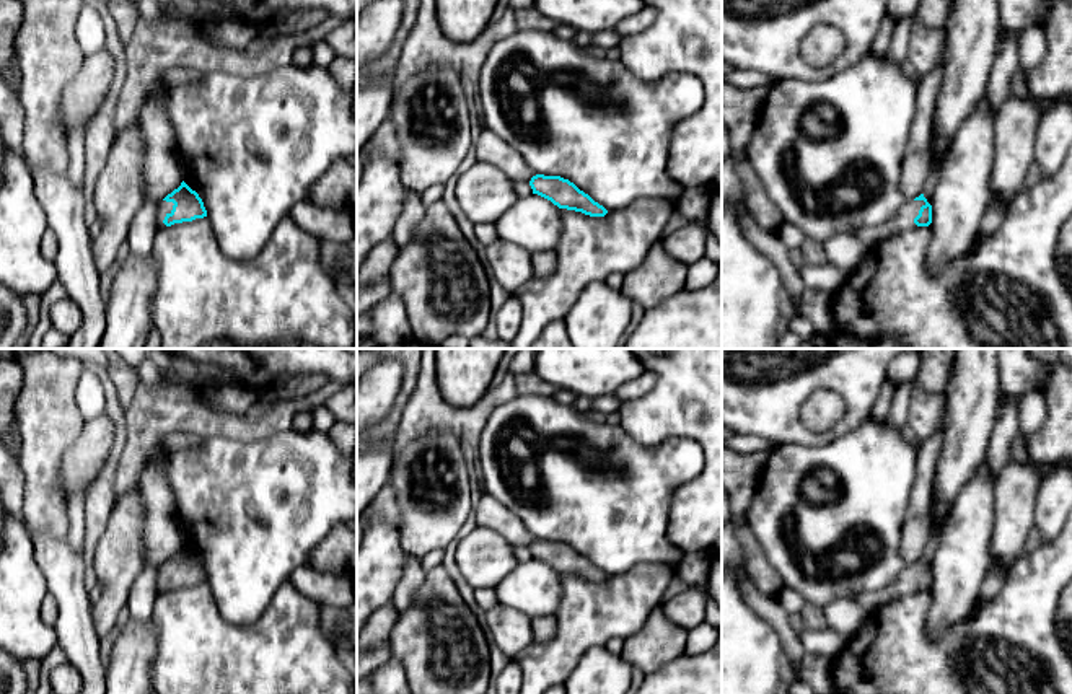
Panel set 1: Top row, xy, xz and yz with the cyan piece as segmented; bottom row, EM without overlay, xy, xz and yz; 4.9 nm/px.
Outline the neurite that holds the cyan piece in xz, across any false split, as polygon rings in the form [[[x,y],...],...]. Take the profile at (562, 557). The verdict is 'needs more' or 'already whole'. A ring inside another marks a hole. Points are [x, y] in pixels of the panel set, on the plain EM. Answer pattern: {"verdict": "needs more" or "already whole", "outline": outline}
{"verdict": "already whole", "outline": [[[536,539],[531,542],[529,551],[533,559],[551,565],[559,573],[582,577],[590,582],[604,582],[608,578],[603,570],[560,541]]]}

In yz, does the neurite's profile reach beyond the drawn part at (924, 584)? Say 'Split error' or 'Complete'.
Split error

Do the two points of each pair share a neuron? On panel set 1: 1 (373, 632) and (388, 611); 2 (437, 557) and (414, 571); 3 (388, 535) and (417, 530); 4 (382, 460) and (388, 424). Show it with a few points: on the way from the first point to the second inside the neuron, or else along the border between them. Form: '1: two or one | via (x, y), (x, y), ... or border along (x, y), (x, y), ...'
1: one | via (378, 628), (385, 616)
2: two | border along (419, 559), (424, 572)
3: two | border along (396, 522), (401, 531), (401, 546), (409, 554)
4: two | border along (391, 439), (378, 439), (373, 443)

